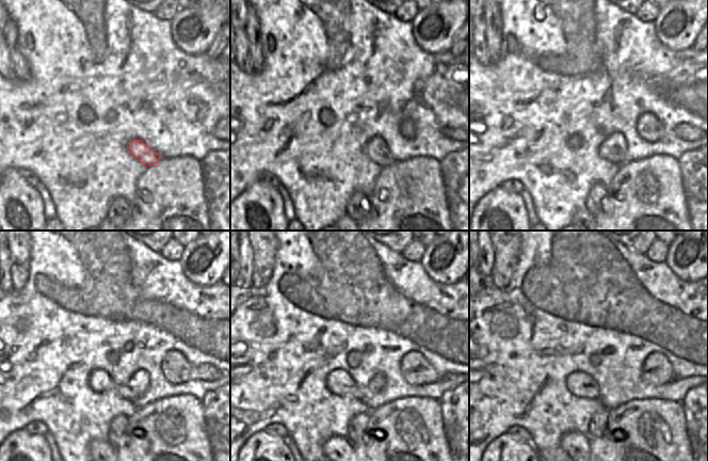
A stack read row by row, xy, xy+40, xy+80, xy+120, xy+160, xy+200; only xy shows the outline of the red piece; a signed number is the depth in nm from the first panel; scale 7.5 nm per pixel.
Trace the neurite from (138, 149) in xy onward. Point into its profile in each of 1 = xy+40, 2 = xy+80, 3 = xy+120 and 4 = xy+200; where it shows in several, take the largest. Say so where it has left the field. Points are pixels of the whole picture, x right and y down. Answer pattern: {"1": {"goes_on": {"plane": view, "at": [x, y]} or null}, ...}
{"1": {"goes_on": {"plane": "xy+40", "at": [376, 149]}}, "2": {"goes_on": {"plane": "xy+80", "at": [607, 150]}}, "3": {"goes_on": {"plane": "xy+120", "at": [99, 380]}}, "4": {"goes_on": {"plane": "xy+200", "at": [580, 384]}}}

